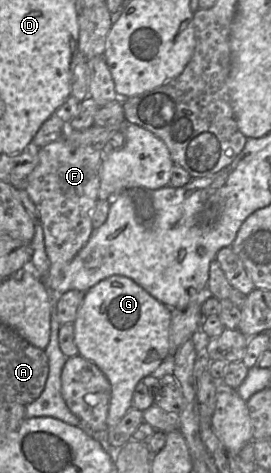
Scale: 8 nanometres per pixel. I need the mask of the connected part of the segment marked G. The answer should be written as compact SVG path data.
M113 275L101 280L85 294L73 322L75 344L79 355L93 362L107 377L111 384L107 425L116 426L132 407L133 393L137 384L146 376L169 371L171 308L150 295L131 278Z

